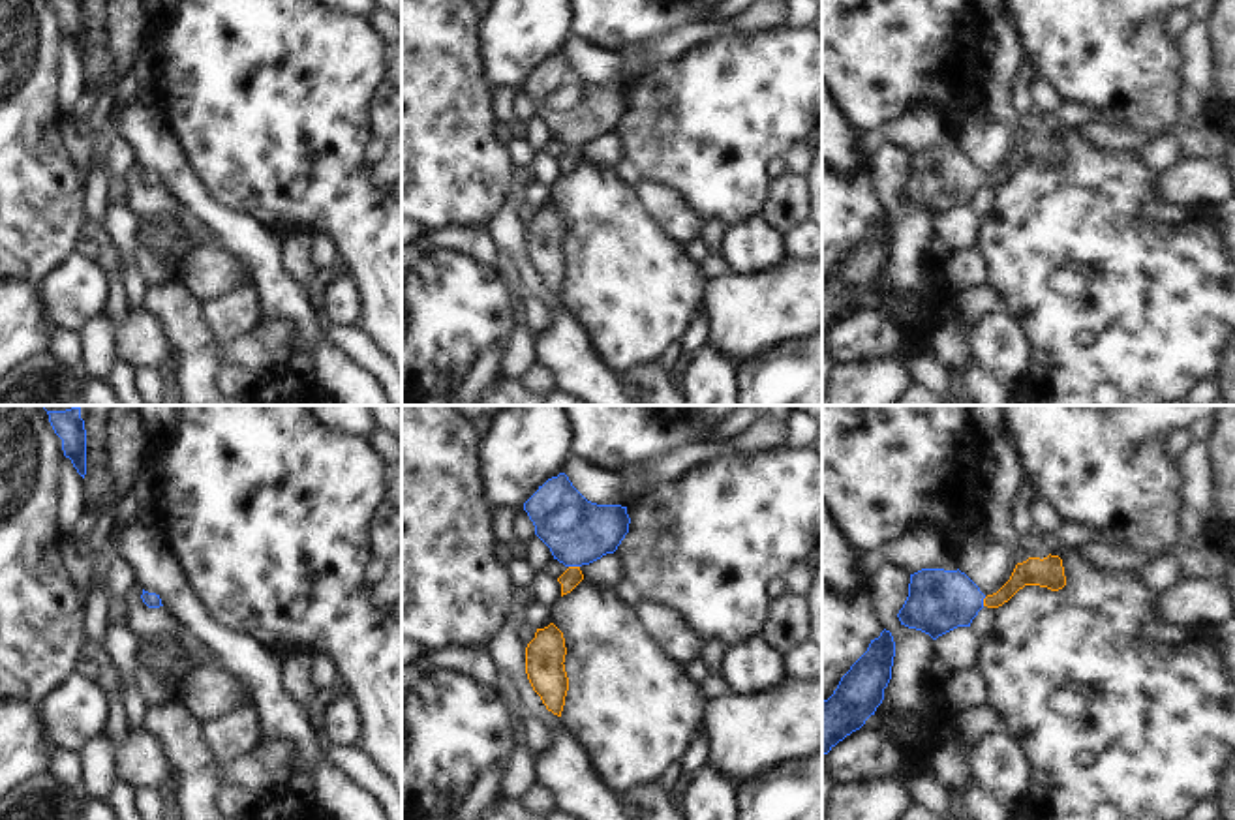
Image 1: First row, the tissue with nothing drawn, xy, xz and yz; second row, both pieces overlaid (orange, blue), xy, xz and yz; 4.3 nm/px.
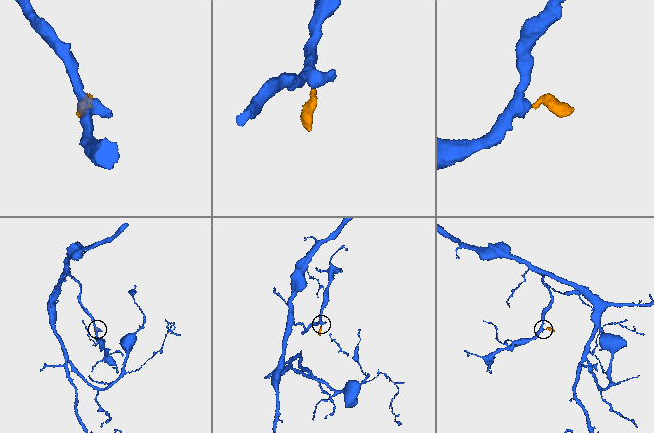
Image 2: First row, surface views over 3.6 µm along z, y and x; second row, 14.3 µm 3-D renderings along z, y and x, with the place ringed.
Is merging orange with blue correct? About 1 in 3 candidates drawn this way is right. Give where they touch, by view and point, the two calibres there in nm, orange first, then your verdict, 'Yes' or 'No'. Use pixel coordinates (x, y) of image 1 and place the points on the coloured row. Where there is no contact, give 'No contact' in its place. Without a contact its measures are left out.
Touches orange at xz (575, 567). Thickness 80 nm (orange) against 280 nm. Yes

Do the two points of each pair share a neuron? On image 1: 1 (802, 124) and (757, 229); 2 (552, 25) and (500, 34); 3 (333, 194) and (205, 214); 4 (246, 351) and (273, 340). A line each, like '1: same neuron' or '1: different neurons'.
1: different neurons
2: same neuron
3: different neurons
4: same neuron

